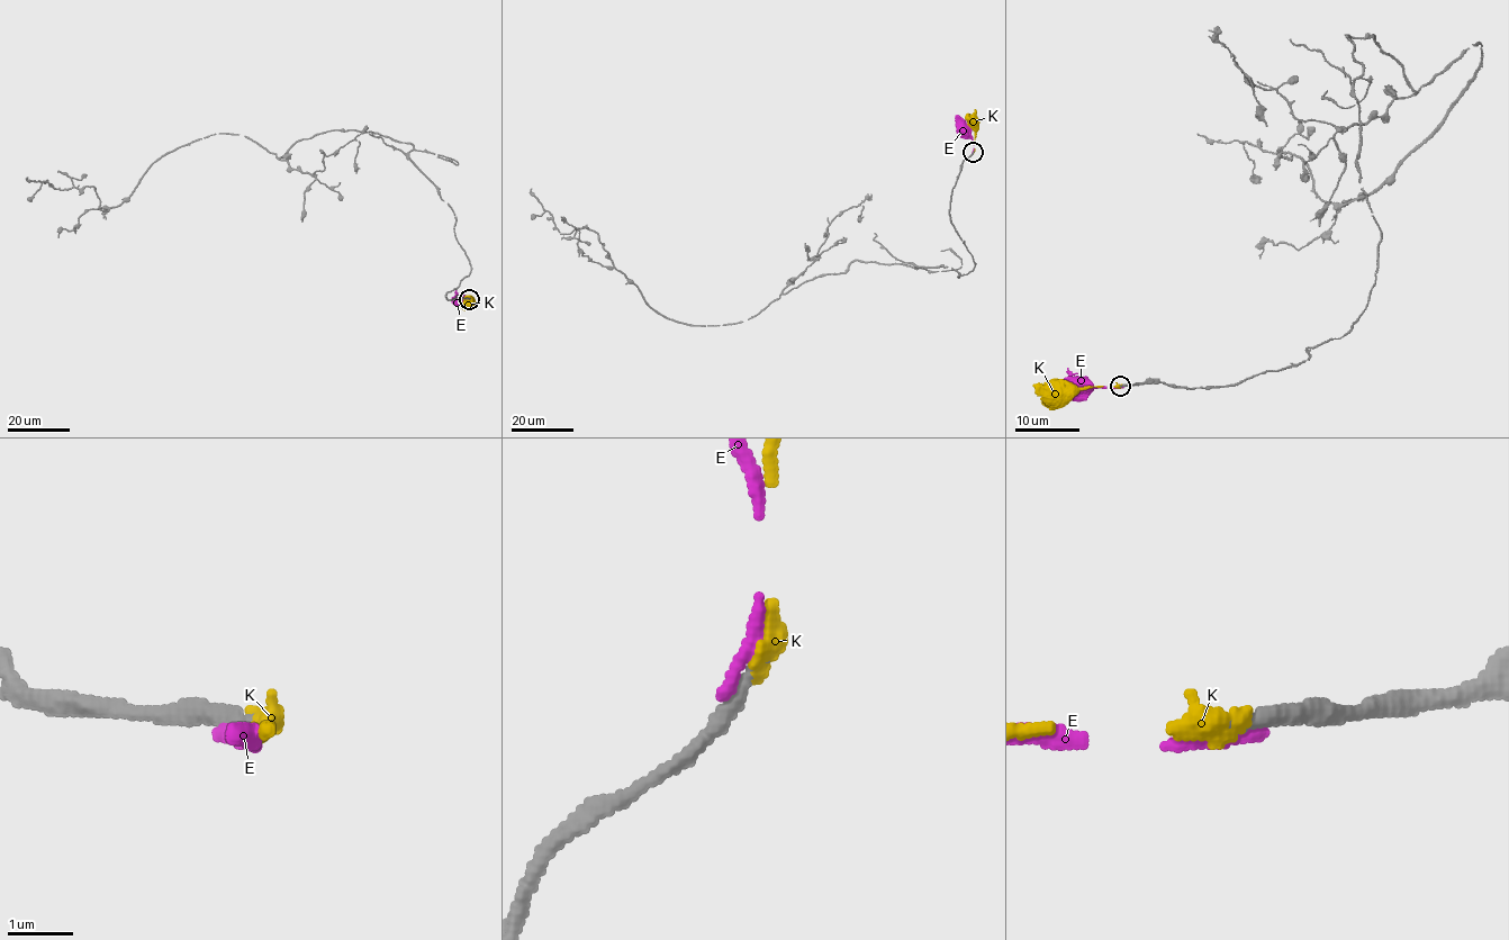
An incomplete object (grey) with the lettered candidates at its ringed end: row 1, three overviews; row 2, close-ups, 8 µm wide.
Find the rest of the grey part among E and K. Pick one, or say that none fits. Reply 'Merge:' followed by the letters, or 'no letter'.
Merge: K

